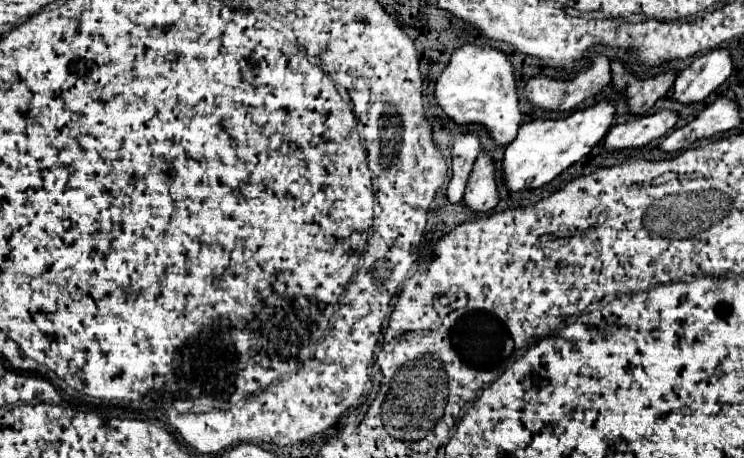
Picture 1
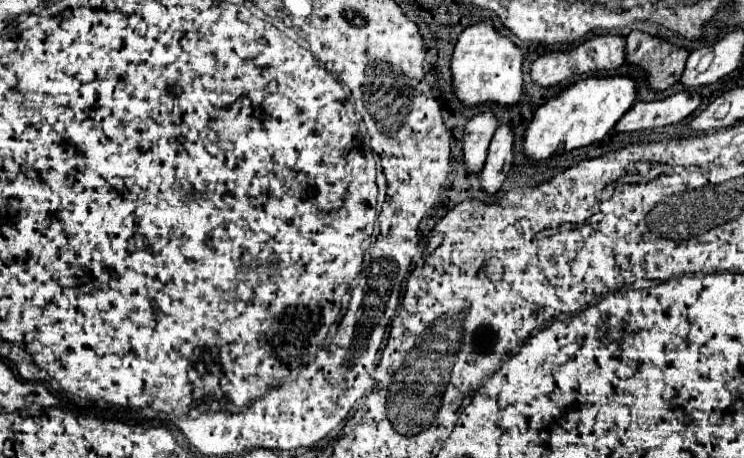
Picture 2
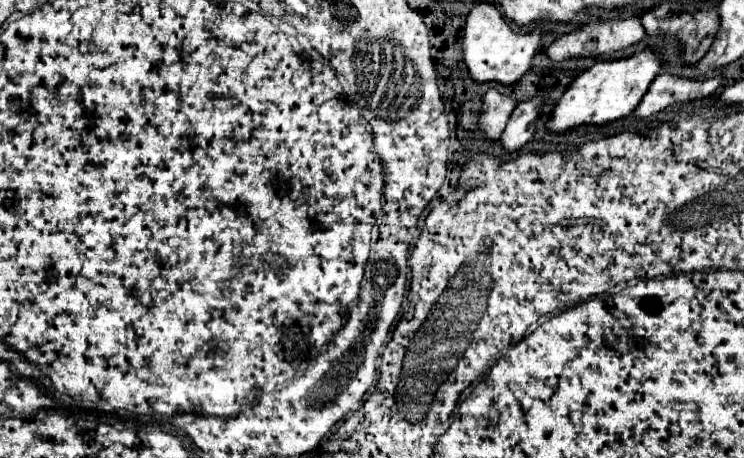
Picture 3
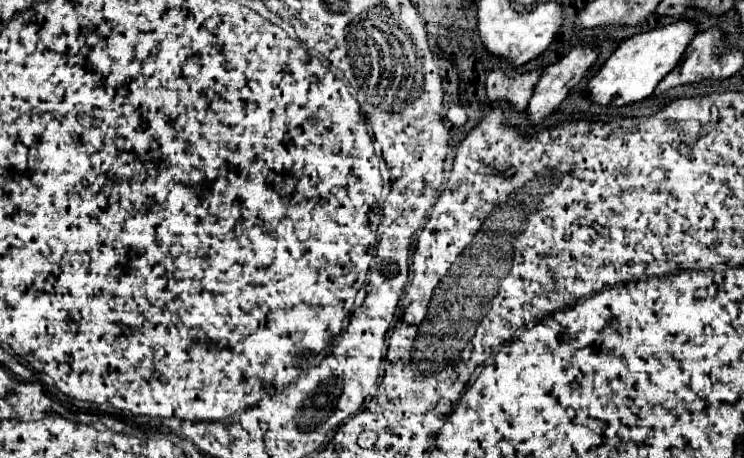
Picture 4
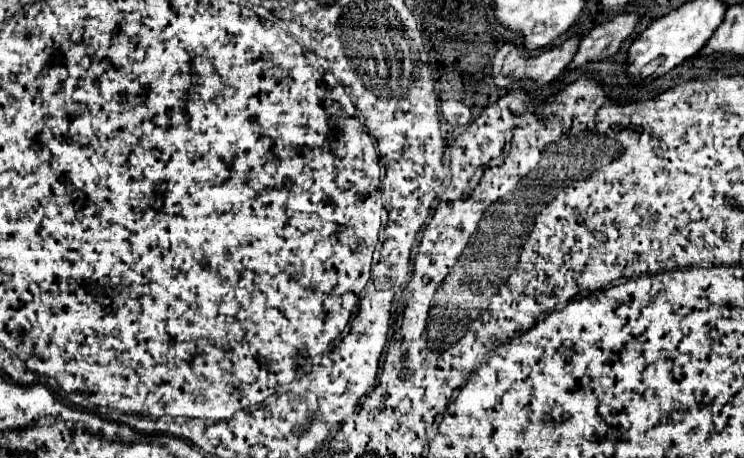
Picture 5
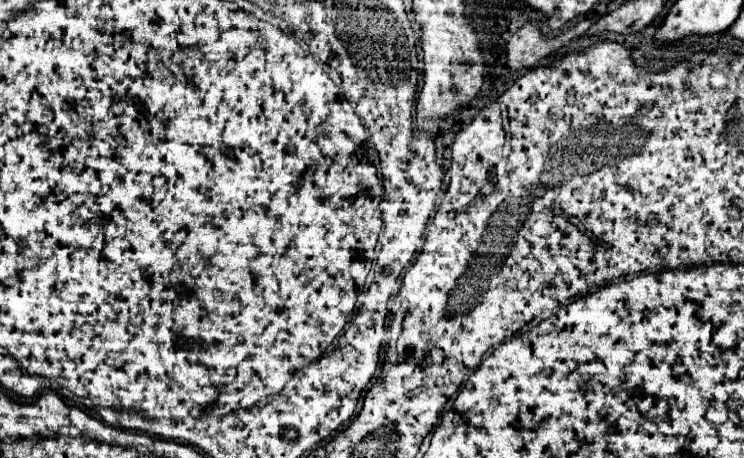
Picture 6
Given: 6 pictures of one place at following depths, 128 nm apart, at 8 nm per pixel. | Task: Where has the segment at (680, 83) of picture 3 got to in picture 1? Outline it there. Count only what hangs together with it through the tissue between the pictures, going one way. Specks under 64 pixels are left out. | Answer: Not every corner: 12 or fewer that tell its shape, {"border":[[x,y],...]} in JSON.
{"border":[[658,110],[616,124],[606,150],[640,148],[678,122],[676,110]]}

